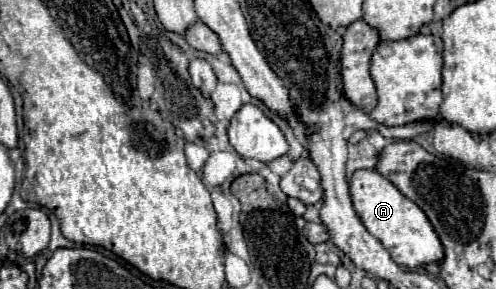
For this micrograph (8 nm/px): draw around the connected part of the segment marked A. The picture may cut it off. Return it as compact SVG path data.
M374 169L356 171L350 181L350 195L354 209L366 225L366 229L378 241L382 241L382 245L390 251L392 259L398 265L418 269L428 263L440 263L444 259L444 247L426 213L414 201L404 197L384 175L380 175Z

